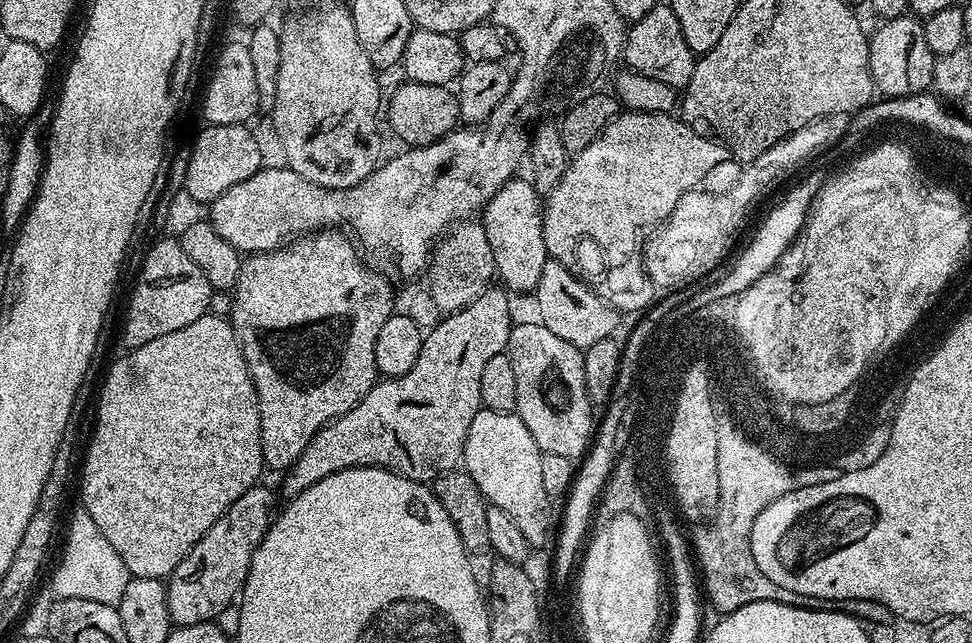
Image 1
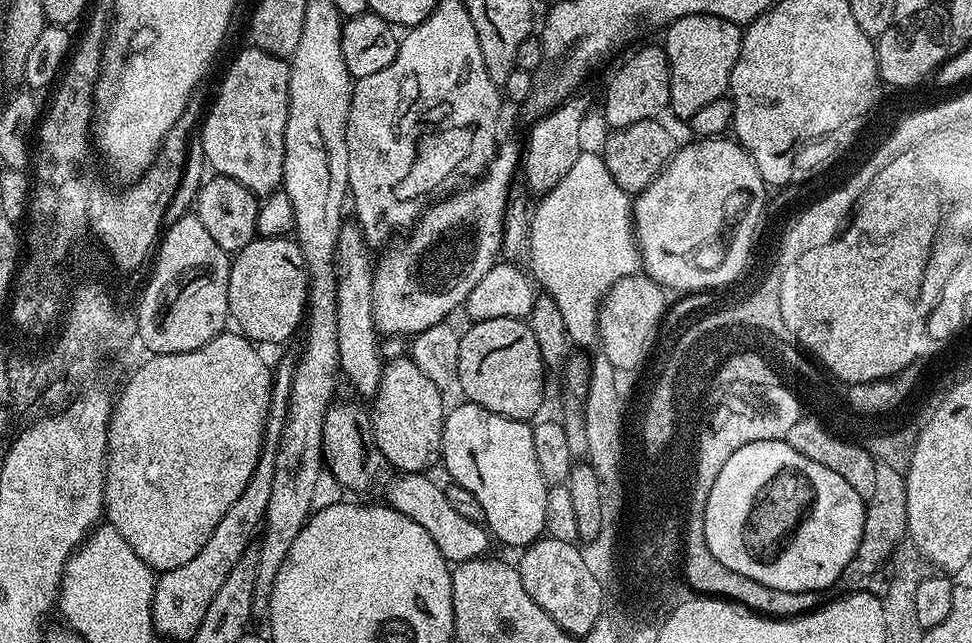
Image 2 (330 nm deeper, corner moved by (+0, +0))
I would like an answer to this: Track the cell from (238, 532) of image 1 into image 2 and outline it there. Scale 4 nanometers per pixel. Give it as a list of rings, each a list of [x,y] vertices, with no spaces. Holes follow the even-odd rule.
[[[423,472],[399,473],[395,477],[397,480],[392,481],[388,486],[387,507],[398,510],[398,514],[406,514],[410,522],[418,522],[418,526],[422,526],[422,530],[426,530],[430,538],[434,538],[434,546],[438,546],[444,559],[453,565],[467,560],[481,559],[487,553],[484,551],[488,548],[488,540],[490,541],[487,527],[470,518],[462,518],[462,514],[456,513],[450,507],[450,502],[446,502],[444,488],[436,485],[430,477],[431,475]]]

